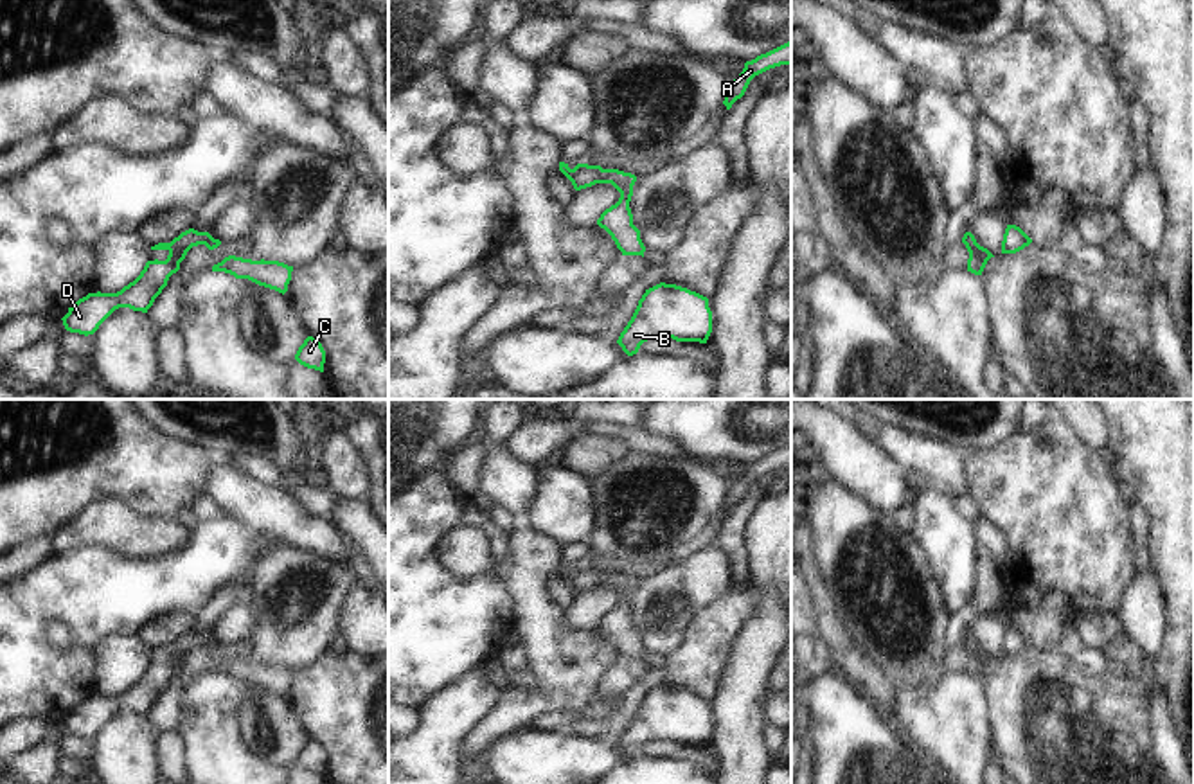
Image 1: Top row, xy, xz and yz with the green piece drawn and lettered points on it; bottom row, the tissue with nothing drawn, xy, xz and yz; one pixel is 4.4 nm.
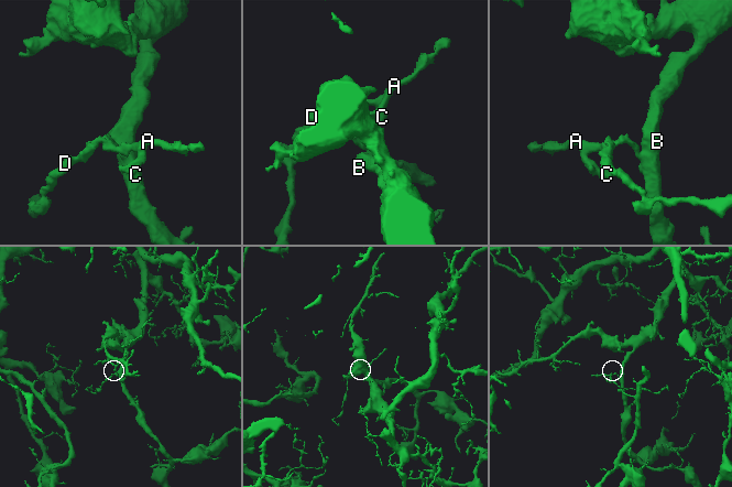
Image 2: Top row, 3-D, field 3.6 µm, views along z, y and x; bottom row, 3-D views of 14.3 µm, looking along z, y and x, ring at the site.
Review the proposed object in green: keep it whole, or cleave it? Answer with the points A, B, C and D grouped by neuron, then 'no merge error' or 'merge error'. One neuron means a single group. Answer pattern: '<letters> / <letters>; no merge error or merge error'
A B C D; no merge error

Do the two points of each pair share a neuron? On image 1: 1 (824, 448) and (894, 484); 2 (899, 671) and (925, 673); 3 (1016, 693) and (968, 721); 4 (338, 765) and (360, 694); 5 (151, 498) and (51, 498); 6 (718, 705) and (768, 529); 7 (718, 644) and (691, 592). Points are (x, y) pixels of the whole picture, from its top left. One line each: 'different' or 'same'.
1: same
2: same
3: different
4: same
5: same
6: same
7: different

